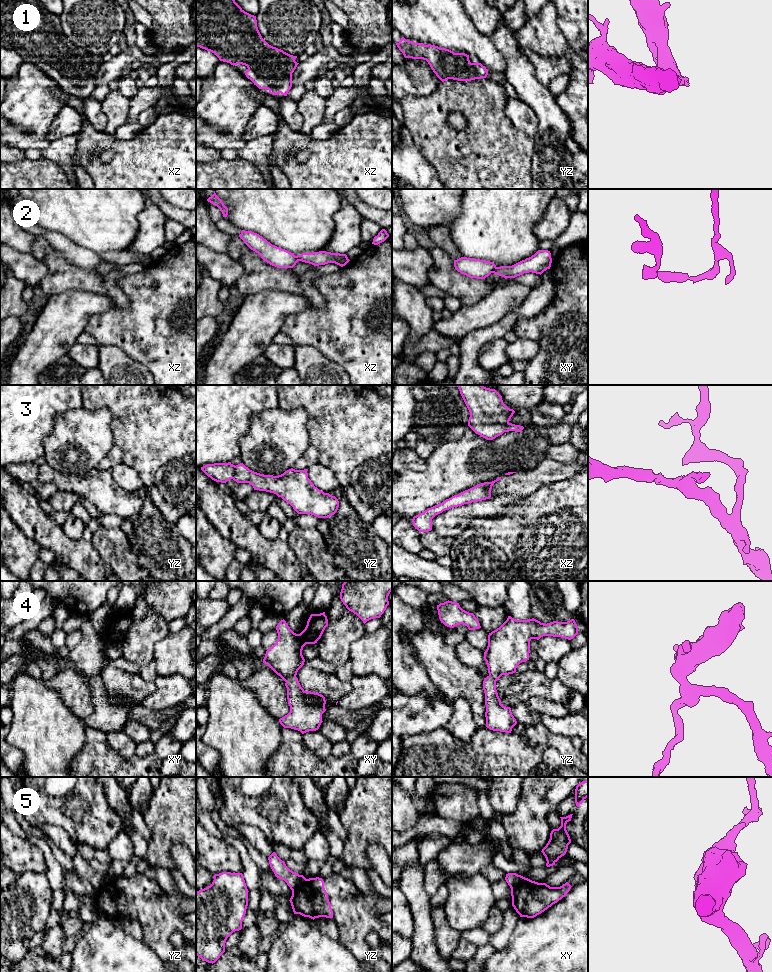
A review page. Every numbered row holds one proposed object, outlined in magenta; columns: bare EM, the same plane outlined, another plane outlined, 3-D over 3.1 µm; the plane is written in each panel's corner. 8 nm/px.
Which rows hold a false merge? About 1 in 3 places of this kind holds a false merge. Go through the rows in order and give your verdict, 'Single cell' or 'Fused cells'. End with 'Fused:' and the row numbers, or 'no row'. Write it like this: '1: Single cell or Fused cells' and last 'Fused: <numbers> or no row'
1: Single cell
2: Fused cells
3: Single cell
4: Single cell
5: Fused cells
Fused: 2, 5

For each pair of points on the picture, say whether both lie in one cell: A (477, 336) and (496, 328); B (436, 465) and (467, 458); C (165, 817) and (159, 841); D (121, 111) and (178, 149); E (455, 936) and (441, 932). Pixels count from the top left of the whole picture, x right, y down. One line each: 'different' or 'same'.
A: same
B: same
C: same
D: different
E: same

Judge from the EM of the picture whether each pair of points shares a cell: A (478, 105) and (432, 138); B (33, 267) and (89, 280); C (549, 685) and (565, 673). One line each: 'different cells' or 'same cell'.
A: same cell
B: different cells
C: different cells

